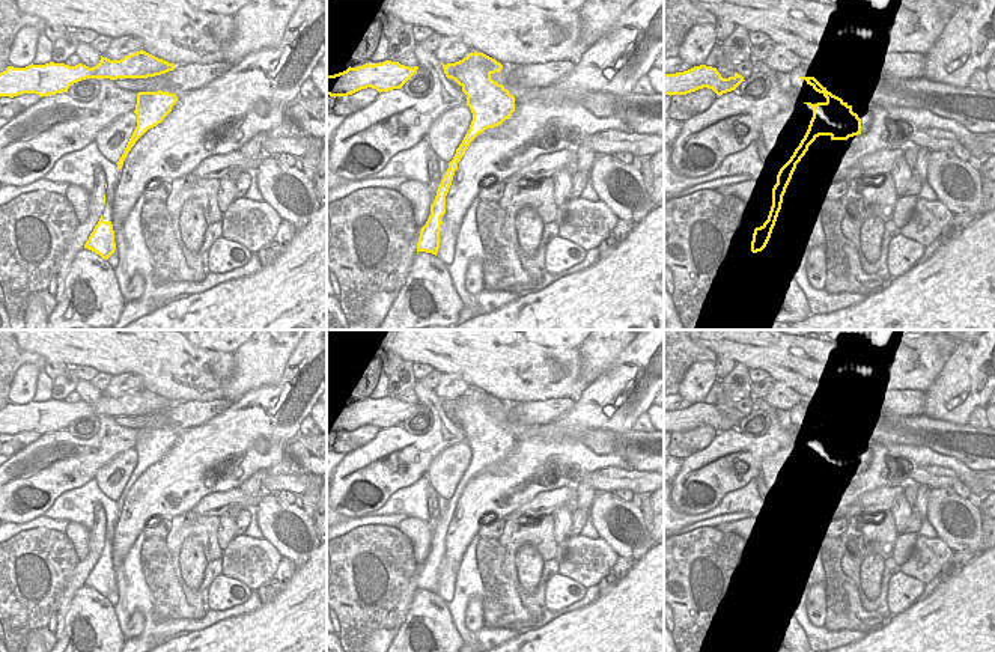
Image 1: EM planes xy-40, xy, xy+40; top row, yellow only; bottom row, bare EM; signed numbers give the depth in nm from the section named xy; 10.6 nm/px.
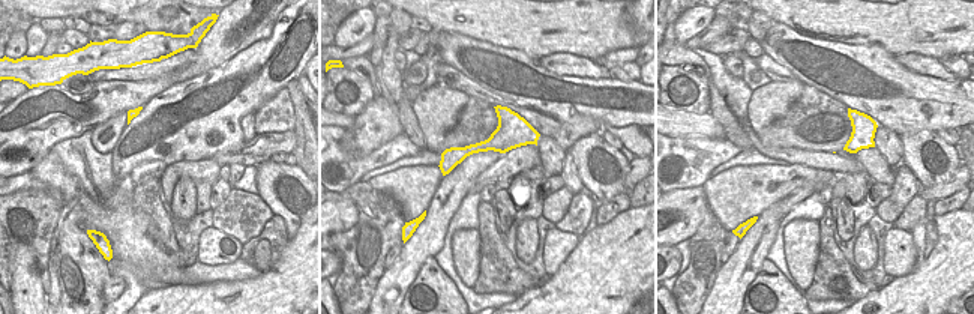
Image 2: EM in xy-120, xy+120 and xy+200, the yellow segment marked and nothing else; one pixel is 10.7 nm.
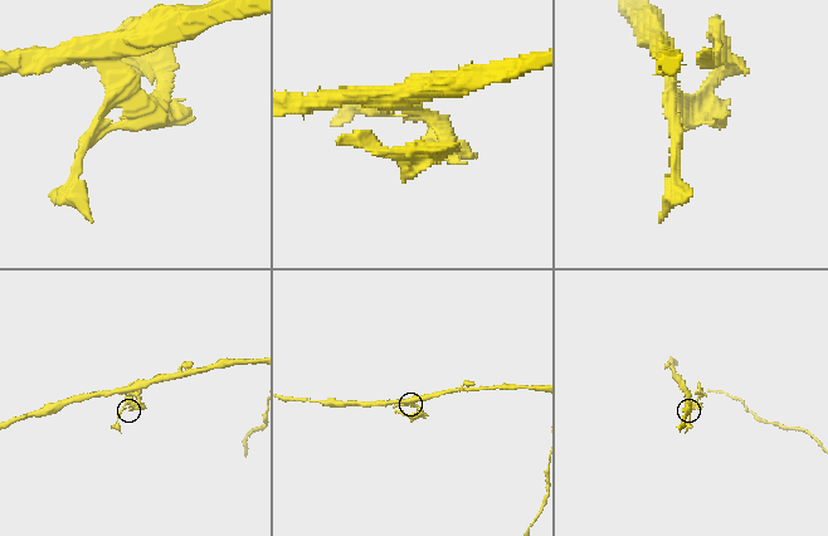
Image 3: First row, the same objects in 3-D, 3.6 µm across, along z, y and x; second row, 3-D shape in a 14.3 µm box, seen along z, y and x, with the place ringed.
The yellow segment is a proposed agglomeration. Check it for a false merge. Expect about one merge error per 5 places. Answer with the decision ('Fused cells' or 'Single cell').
Fused cells.

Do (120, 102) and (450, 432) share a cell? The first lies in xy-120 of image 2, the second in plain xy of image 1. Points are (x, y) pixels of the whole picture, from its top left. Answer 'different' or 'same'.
same

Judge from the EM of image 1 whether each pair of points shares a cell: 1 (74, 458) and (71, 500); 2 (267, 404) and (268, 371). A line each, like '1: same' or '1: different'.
1: different
2: different

